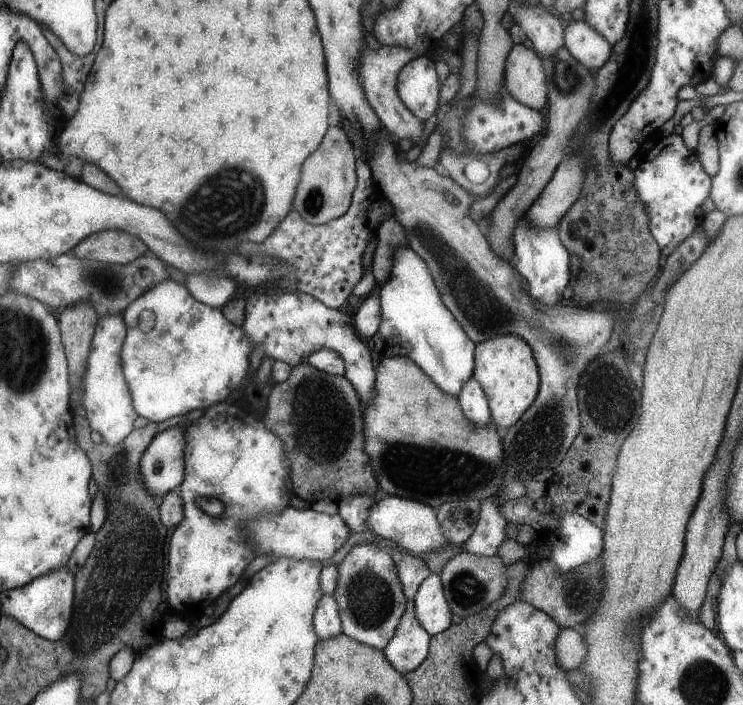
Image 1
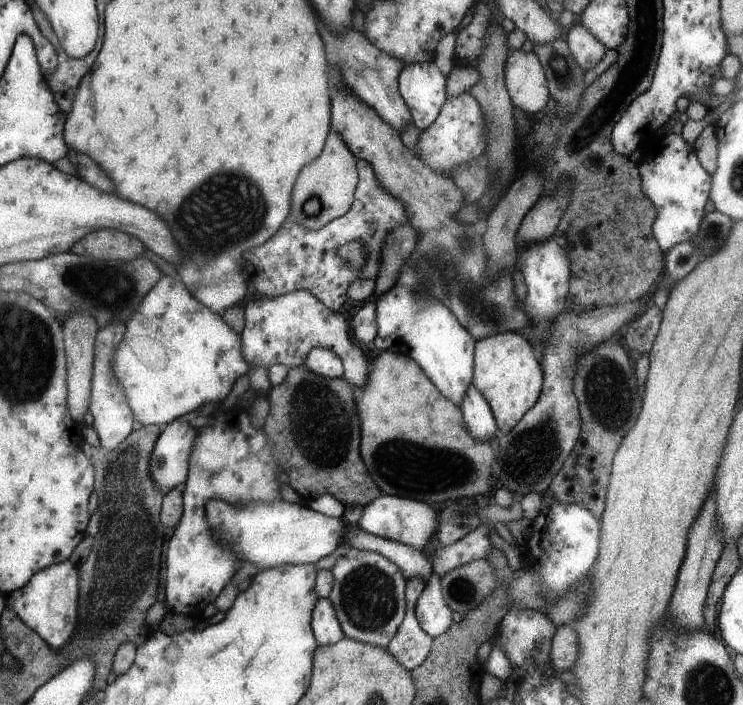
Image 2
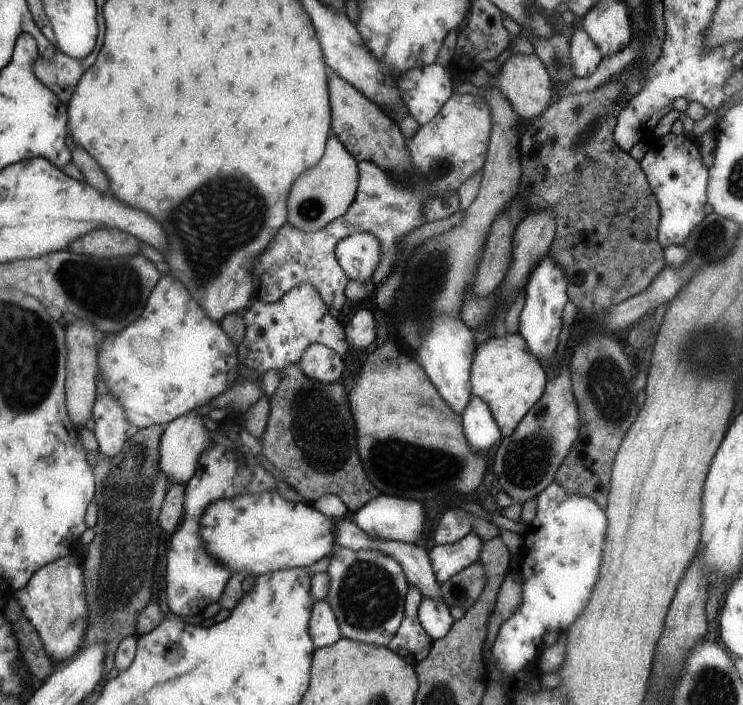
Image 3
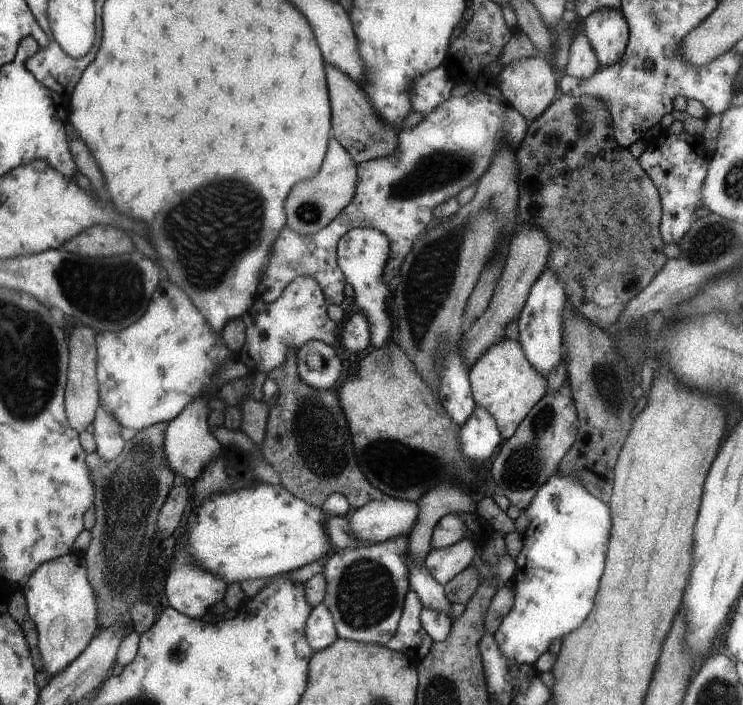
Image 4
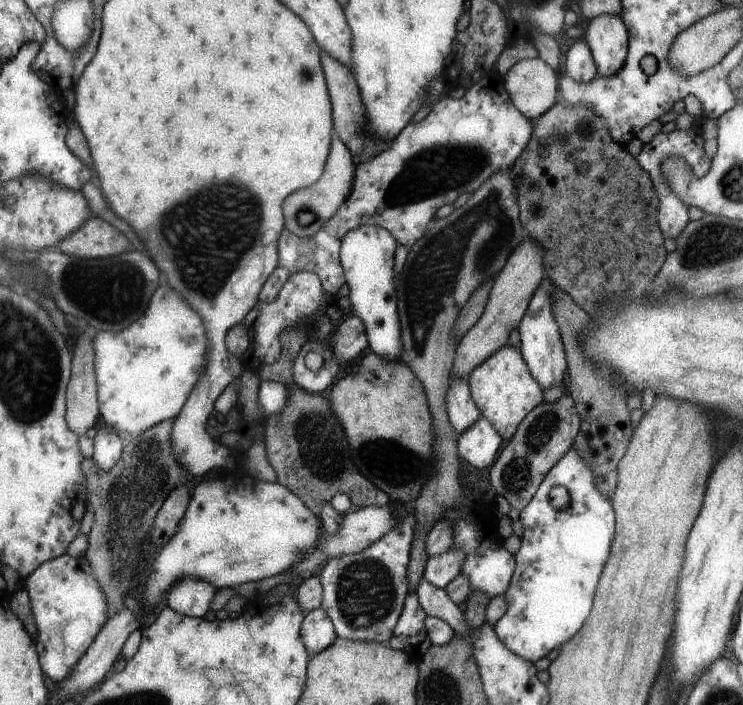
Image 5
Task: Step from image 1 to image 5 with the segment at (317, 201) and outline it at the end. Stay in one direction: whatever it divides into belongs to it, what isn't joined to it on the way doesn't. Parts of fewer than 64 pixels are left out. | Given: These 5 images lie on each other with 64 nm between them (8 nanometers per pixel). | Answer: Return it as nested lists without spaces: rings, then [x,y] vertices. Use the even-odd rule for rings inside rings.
[[[333,136],[333,142],[331,142],[331,148],[329,148],[329,156],[327,156],[325,168],[321,172],[321,178],[317,178],[313,182],[313,186],[299,188],[283,200],[285,230],[289,230],[297,238],[313,238],[313,234],[317,234],[323,228],[323,224],[335,214],[335,210],[343,202],[347,202],[347,196],[353,190],[353,186],[351,186],[353,176],[355,176],[355,164],[353,164],[351,152],[339,138]]]

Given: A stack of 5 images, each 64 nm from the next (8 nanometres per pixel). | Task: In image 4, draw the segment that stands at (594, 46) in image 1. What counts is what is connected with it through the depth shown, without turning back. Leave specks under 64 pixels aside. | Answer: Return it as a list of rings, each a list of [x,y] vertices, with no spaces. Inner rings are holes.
[[[577,34],[569,46],[569,56],[565,64],[565,76],[571,76],[575,80],[587,80],[599,70],[597,58],[585,38],[585,34]]]

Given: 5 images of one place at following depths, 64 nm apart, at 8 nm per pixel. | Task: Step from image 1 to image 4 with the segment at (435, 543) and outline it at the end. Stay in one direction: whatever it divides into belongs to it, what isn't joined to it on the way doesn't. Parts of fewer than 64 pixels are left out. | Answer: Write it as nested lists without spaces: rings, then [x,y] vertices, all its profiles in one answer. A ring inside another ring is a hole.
[[[383,498],[381,502],[367,502],[365,506],[353,510],[347,516],[347,526],[349,526],[349,536],[355,538],[359,548],[383,542],[387,538],[397,538],[397,536],[409,536],[411,528],[415,526],[417,518],[417,502],[403,502],[395,498]]]

